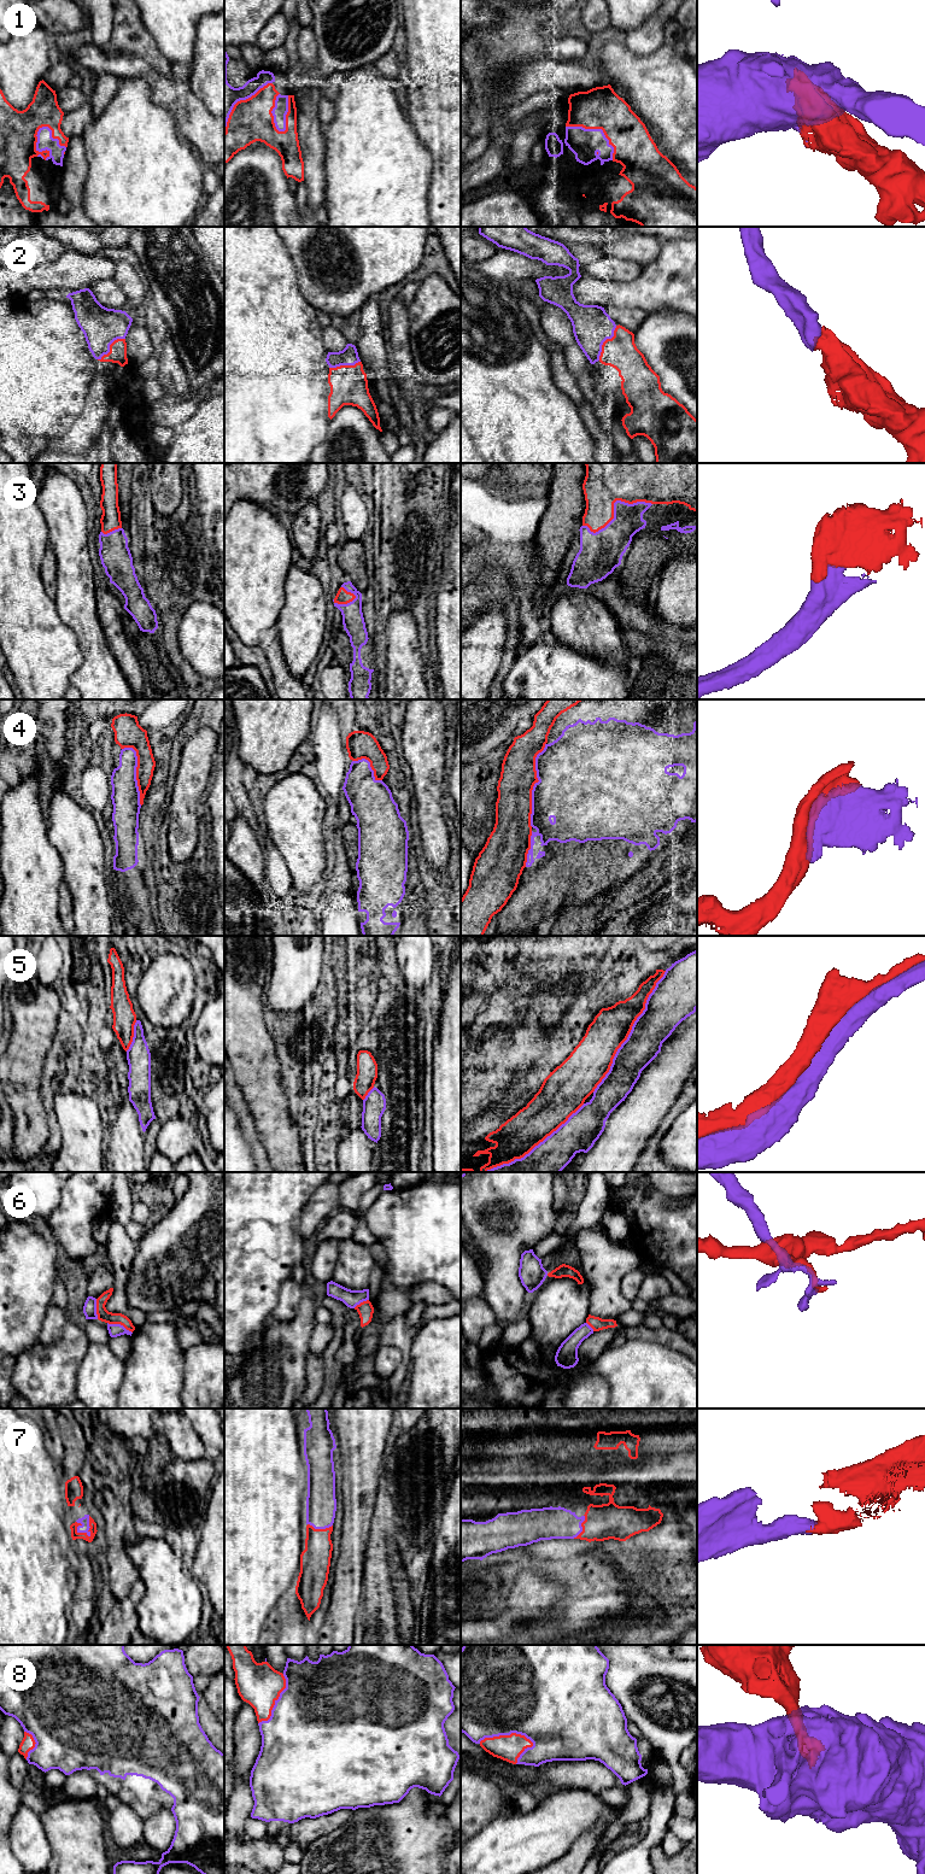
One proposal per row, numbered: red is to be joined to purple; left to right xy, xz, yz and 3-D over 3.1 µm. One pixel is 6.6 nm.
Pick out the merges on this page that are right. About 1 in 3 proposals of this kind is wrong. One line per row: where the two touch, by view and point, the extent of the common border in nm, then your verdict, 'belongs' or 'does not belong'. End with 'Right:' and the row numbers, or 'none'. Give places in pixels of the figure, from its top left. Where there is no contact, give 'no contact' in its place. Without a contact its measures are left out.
1: contact xy (51, 135); length 240 nm; does not belong
2: contact yz (604, 340); length 260 nm; belongs
3: contact yz (614, 507); length 480 nm; belongs
4: contact yz (534, 785); length 550 nm; does not belong
5: contact yz (631, 1031); length 950 nm; does not belong
6: contact xy (119, 1324); length 180 nm; does not belong
7: contact xy (89, 1527); length 150 nm; belongs
8: contact yz (507, 1734); length 360 nm; belongs
Right: 2, 3, 7, 8

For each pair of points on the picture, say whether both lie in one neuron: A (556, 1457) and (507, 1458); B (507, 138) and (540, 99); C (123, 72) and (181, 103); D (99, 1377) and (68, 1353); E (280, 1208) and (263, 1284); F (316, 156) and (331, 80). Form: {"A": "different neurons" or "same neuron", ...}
{"A": "different neurons", "B": "different neurons", "C": "same neuron", "D": "different neurons", "E": "same neuron", "F": "different neurons"}

